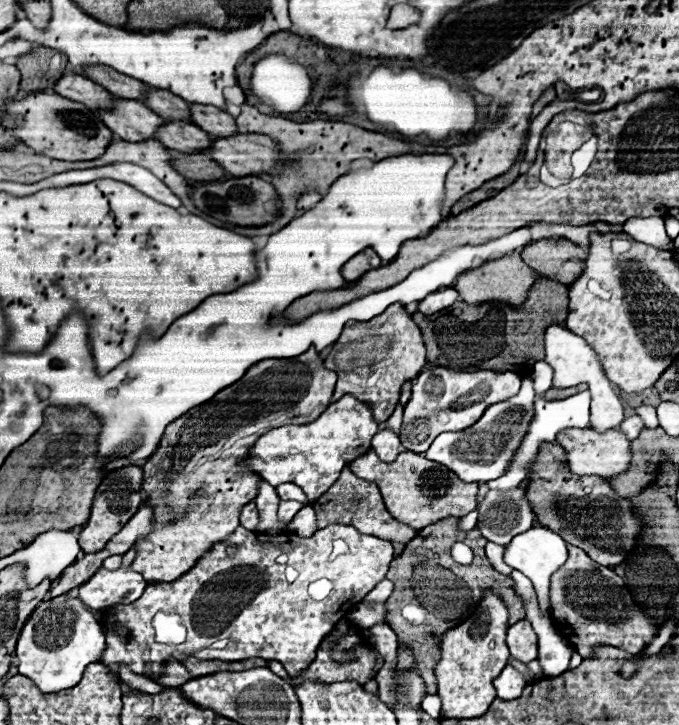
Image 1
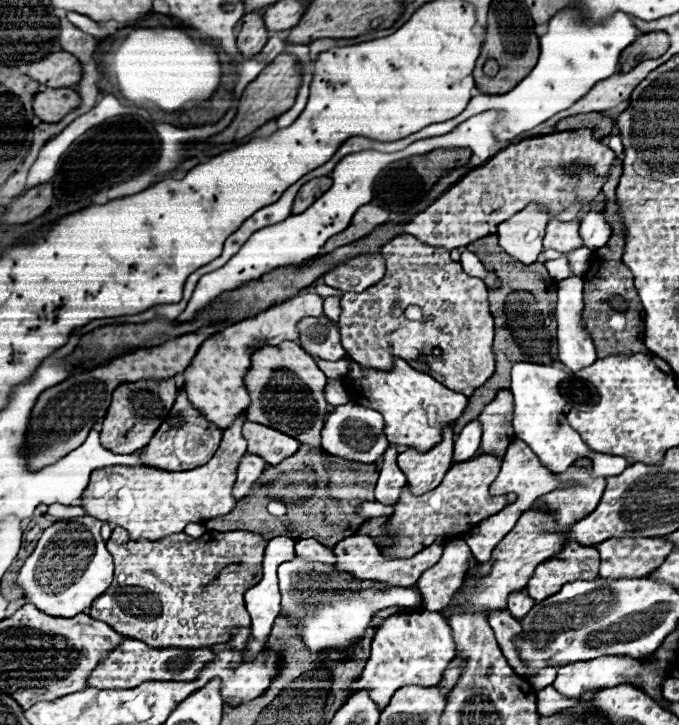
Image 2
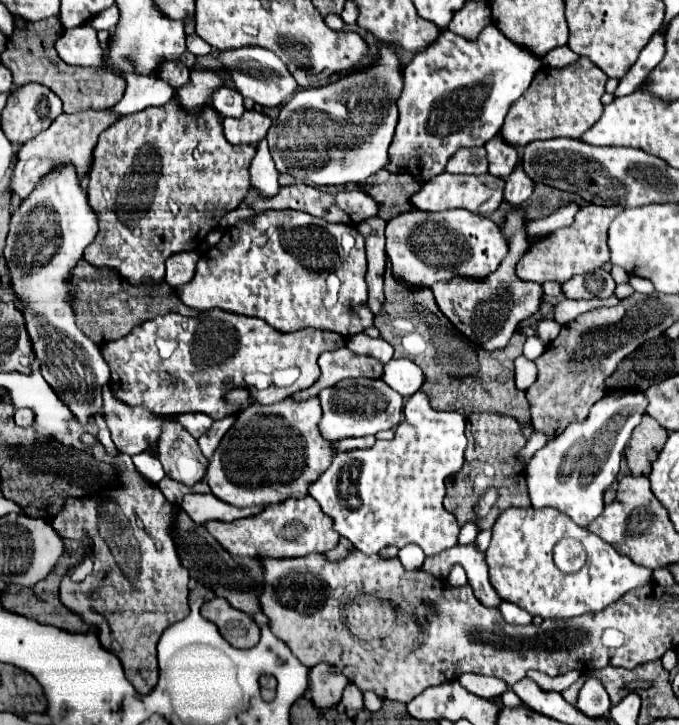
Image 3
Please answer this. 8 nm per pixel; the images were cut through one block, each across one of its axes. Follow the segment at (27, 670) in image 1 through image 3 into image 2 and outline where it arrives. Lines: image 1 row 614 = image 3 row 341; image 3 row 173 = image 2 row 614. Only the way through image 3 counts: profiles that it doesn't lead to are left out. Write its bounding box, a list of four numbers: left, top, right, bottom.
[16,516,112,618]

